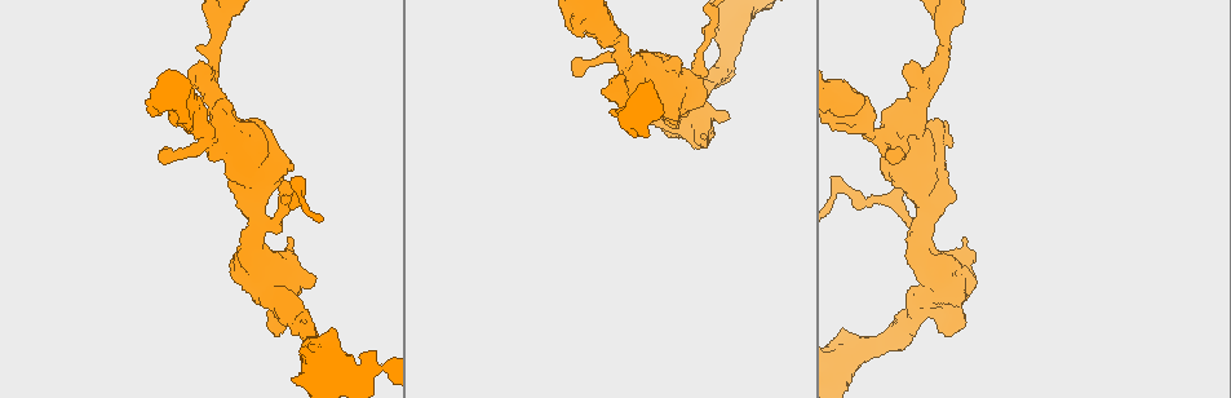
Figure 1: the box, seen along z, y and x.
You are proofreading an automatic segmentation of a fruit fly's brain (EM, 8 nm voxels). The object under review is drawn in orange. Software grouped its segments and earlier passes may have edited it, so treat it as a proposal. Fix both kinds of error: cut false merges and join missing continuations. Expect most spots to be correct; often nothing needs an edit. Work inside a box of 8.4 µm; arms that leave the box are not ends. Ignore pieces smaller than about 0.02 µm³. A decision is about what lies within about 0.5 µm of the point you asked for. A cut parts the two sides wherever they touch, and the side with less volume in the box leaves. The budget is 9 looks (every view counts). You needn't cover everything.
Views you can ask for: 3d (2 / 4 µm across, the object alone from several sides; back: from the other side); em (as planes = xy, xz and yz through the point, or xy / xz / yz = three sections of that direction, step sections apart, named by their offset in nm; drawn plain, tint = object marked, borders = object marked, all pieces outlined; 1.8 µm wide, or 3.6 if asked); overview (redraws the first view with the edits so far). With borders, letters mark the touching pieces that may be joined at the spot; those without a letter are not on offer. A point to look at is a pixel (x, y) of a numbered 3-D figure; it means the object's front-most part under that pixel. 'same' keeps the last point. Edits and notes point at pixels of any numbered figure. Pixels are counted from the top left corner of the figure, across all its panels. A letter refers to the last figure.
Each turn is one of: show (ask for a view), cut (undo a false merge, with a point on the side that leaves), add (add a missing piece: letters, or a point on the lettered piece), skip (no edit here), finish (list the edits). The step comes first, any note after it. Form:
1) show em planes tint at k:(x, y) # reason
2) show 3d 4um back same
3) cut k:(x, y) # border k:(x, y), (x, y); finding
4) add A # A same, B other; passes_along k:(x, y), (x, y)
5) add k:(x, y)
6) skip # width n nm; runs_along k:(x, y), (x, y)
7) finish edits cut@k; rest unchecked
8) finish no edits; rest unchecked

show 3d 2um at 1:(188, 73) # stops while still wide

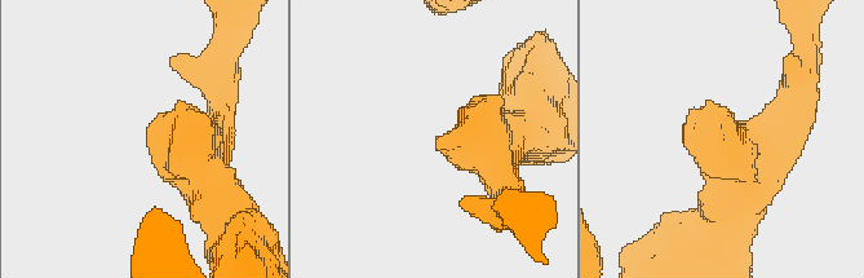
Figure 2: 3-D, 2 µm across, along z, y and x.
show em planes plain at 2:(146, 132)

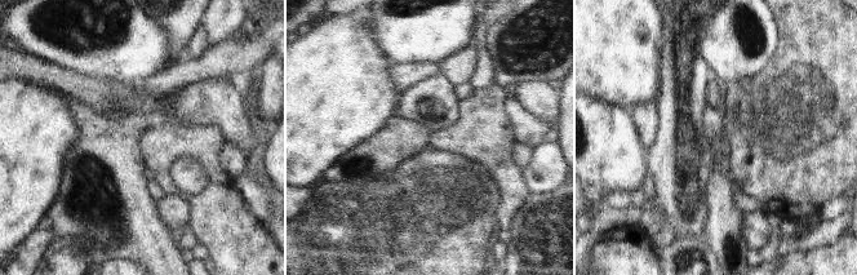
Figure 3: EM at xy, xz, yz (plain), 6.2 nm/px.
show em planes borders same

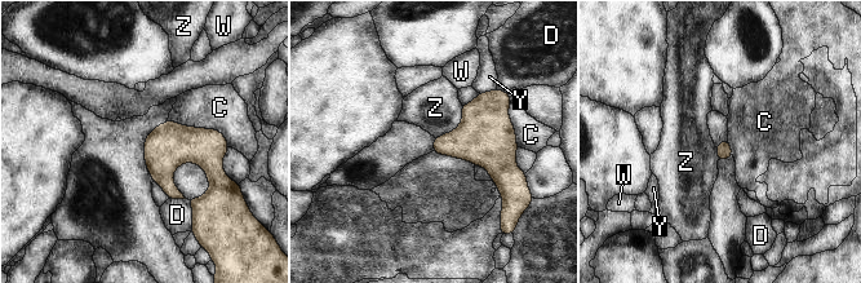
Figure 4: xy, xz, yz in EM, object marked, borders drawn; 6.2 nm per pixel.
skip # C other, D other, W other, Y other, Z other; no lettered piece goes on from it

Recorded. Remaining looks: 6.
show em planes tint at 1:(572, 71) # an open end

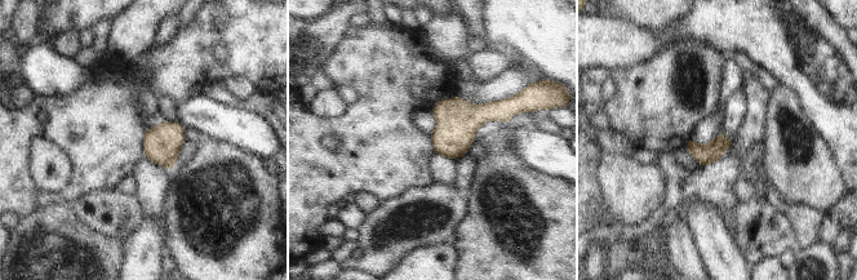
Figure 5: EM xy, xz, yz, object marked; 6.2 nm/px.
show em planes borders same

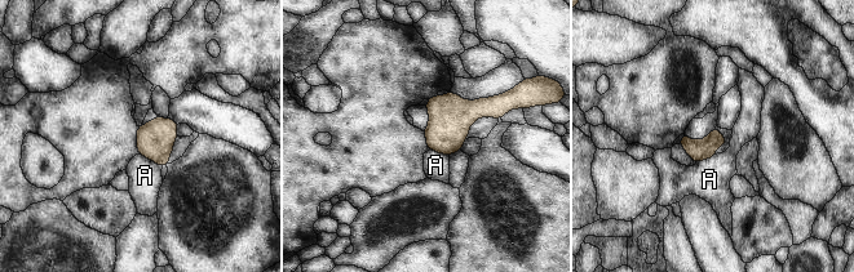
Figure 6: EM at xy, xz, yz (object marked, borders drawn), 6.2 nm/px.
skip # longest_contact A 170 nm; A other; border 6:(138, 154), (162, 166); none of them fits

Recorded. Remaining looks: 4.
show 3d 2um back at 1:(700, 137) # thick end

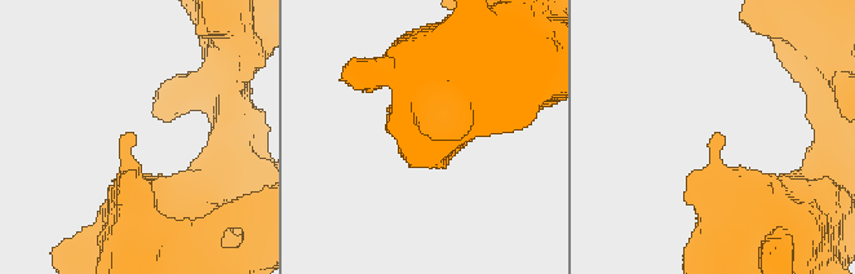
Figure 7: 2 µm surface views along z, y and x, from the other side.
show em planes borders at 7:(126, 134)

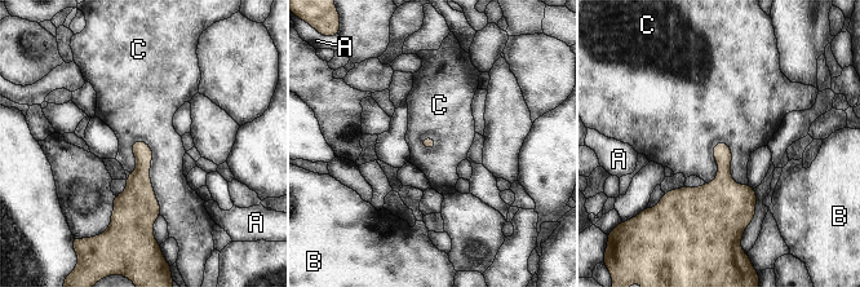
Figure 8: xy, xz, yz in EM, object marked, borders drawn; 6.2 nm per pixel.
skip # A other, B other, C other; border 8:(136, 140), (151, 150), (160, 215); none of them fits

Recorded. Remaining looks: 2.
show em 3.6um planes plain at 1:(941, 331) # stops while still wide

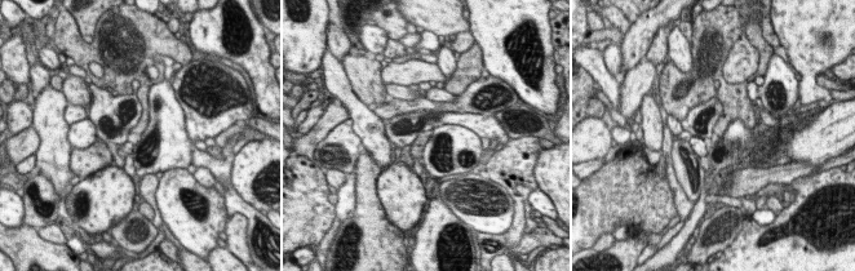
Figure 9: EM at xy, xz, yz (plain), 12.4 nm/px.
show em 3.6um planes borders same

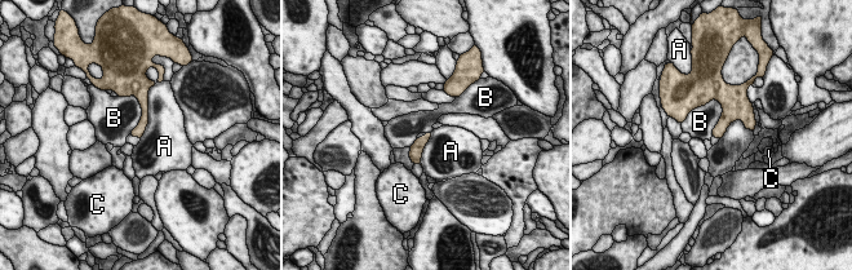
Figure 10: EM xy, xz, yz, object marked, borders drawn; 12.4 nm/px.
skip # A other, B other, C other; border 10:(149, 93), (149, 123), (141, 138); none of them fits

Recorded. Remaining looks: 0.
finish no edits; rest unchecked

